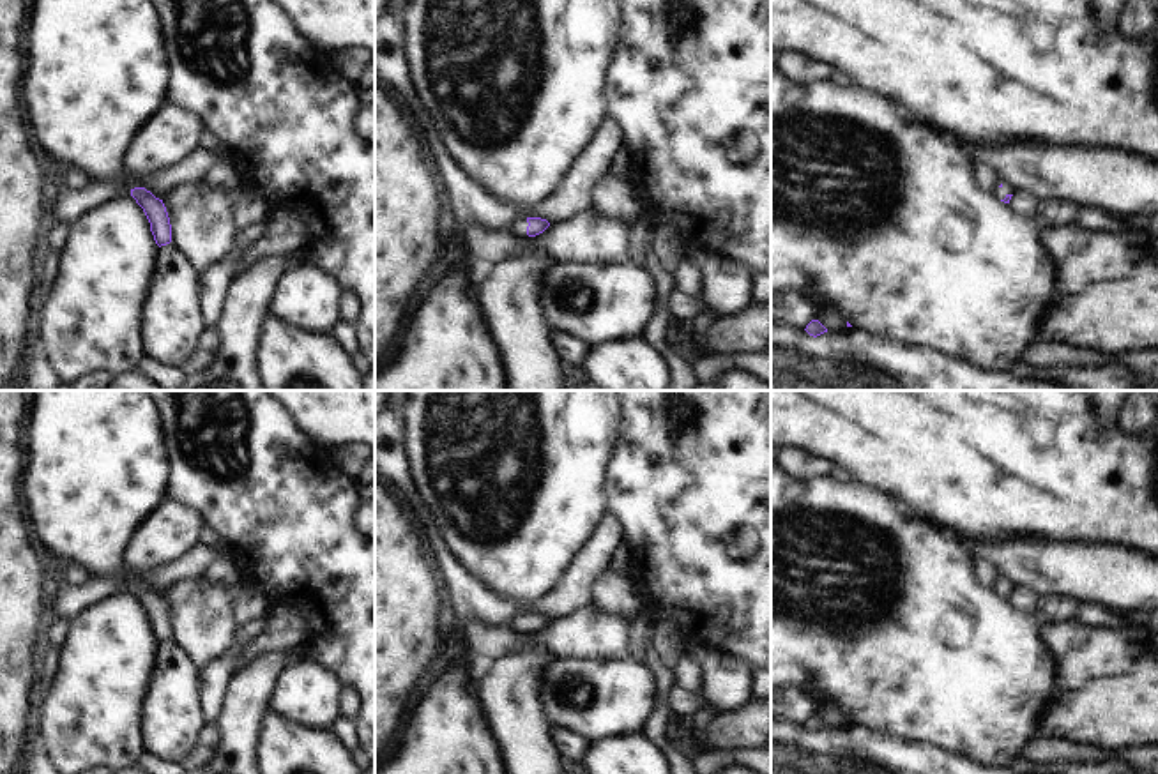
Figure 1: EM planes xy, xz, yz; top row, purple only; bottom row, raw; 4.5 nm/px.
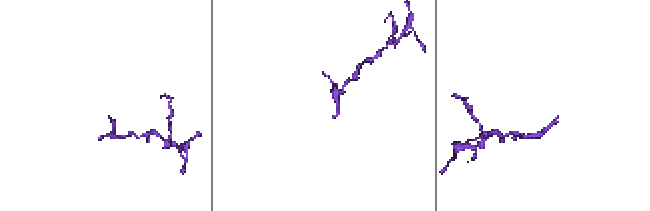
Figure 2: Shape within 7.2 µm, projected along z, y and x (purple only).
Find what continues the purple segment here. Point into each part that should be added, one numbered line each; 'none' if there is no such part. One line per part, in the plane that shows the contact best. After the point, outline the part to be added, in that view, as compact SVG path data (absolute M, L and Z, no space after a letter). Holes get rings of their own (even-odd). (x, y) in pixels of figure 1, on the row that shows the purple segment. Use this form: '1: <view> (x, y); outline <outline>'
1: xz (518, 227); outline M522 217L504 226L504 230L523 239L527 237L527 226L529 226L527 219Z

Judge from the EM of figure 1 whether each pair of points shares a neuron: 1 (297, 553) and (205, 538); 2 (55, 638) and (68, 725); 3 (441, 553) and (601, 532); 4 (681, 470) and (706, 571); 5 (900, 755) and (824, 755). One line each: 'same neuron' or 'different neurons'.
1: different neurons
2: different neurons
3: same neuron
4: same neuron
5: same neuron

